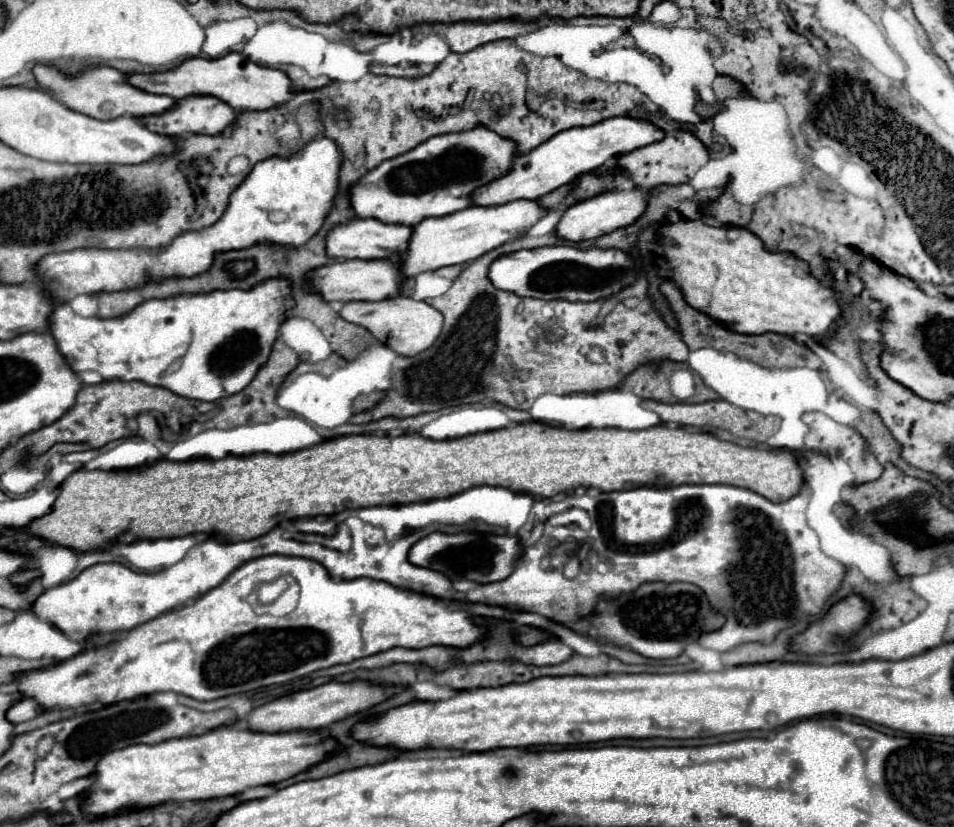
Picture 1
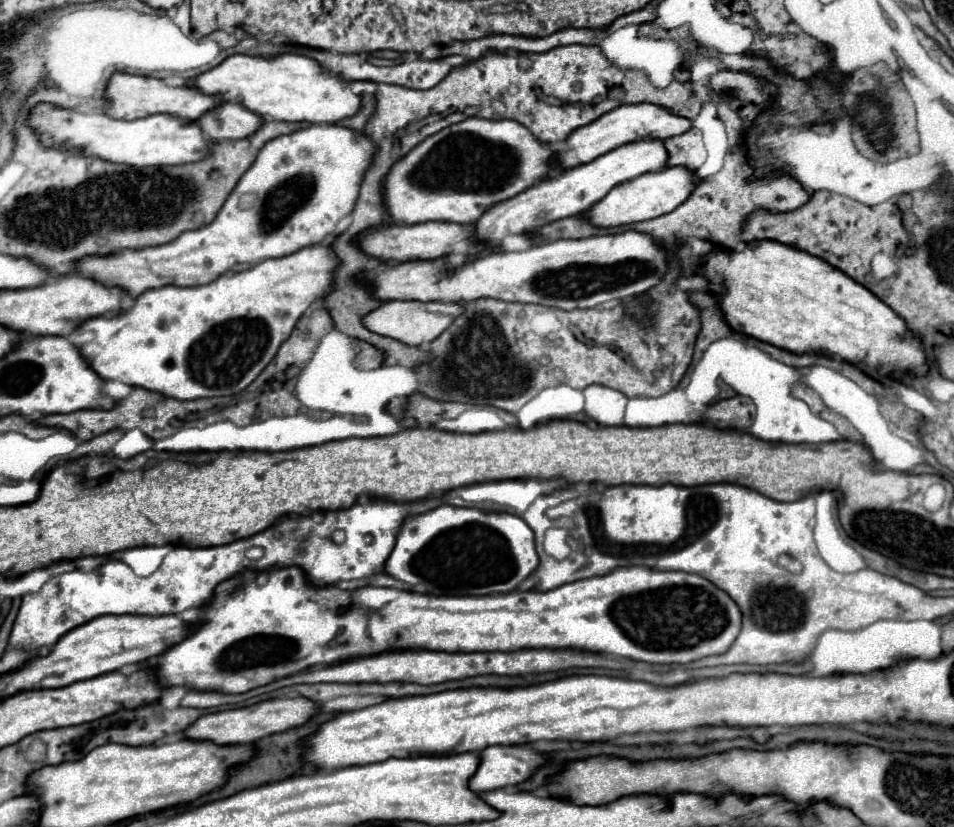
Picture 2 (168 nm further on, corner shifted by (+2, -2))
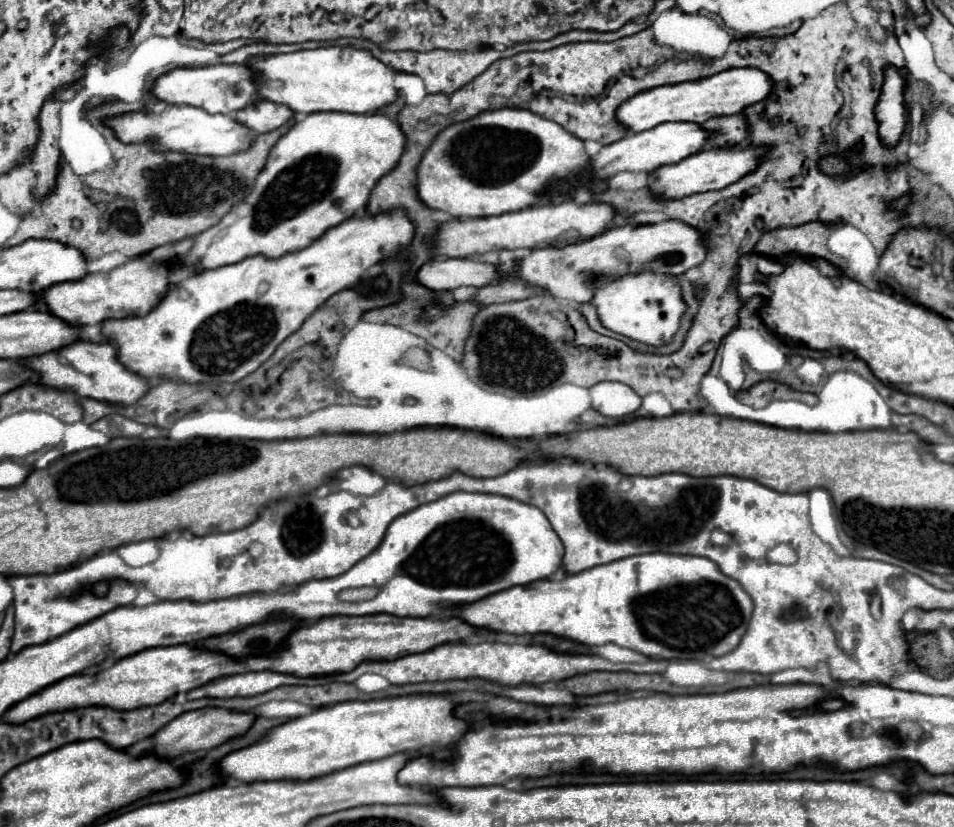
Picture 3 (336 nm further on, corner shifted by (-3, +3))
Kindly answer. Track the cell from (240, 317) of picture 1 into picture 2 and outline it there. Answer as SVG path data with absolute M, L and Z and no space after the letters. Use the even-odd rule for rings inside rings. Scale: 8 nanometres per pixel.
M312 245L298 253L262 261L244 271L230 271L208 285L176 287L166 285L150 289L136 297L130 311L122 315L94 317L80 325L82 331L92 331L94 341L82 345L82 355L90 361L102 379L116 379L126 385L144 387L174 399L198 399L236 395L246 389L258 373L274 359L278 347L290 337L304 311L326 295L332 285L338 257L330 245Z

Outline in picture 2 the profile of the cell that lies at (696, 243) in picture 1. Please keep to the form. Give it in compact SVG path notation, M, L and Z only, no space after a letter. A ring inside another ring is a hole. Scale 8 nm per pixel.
M754 241L748 243L742 253L716 249L706 263L706 279L726 285L728 293L722 295L720 307L726 315L728 325L742 335L798 355L828 351L840 355L848 363L866 363L870 369L876 369L880 365L880 377L894 377L894 371L916 377L928 373L922 339L906 327L906 321L864 285L856 283L846 273L838 271L820 257L810 257L810 253L802 253L800 249L782 245L778 241Z

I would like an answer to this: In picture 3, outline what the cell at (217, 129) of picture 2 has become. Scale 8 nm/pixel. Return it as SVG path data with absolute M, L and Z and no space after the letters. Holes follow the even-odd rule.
M255 102L239 112L233 114L233 118L237 122L241 122L243 126L247 126L249 130L263 134L263 132L271 132L275 128L279 128L281 124L285 124L289 118L293 116L293 112L287 106L275 104L275 102Z

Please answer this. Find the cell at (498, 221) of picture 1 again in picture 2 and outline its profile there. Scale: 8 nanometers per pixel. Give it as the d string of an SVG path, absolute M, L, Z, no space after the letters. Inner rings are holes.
M650 139L650 141L632 141L626 145L620 145L618 149L612 149L600 157L596 157L590 163L576 165L572 169L562 169L560 173L532 185L530 189L522 191L518 197L512 197L510 201L502 201L502 205L494 205L494 209L488 209L474 225L480 241L502 241L506 235L536 231L552 221L578 215L586 209L590 209L594 203L598 203L606 193L626 181L632 181L644 173L654 173L664 169L668 163L668 151L664 147L662 139Z

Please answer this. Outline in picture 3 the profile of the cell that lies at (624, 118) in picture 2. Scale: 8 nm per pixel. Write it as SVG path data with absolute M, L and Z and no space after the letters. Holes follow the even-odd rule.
M731 68L709 76L707 80L687 82L687 84L673 84L673 86L659 86L645 92L635 94L627 102L617 108L615 120L627 132L643 132L655 128L663 122L695 122L703 124L715 116L729 116L739 114L745 106L763 100L771 90L771 78L757 70L757 68Z

